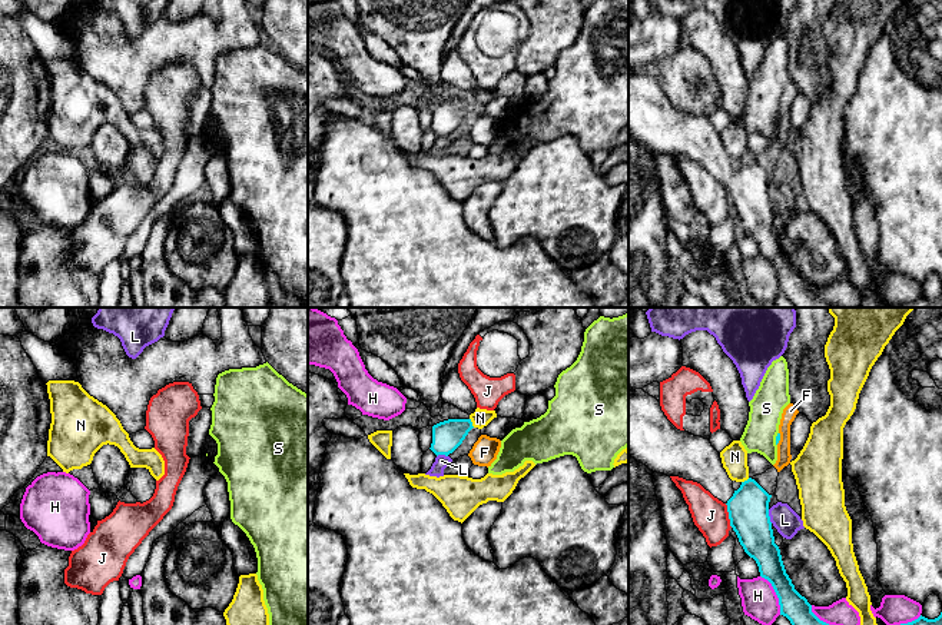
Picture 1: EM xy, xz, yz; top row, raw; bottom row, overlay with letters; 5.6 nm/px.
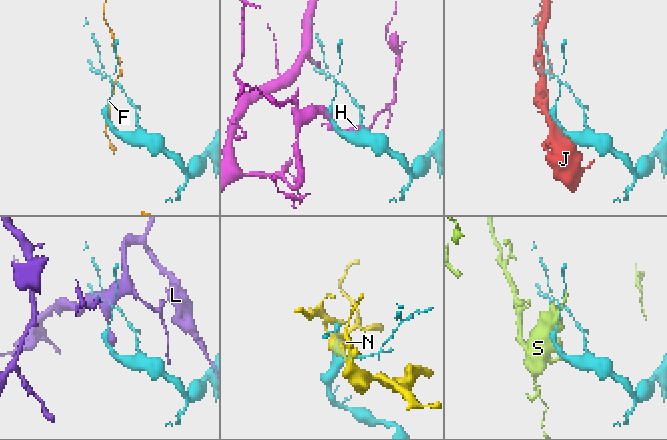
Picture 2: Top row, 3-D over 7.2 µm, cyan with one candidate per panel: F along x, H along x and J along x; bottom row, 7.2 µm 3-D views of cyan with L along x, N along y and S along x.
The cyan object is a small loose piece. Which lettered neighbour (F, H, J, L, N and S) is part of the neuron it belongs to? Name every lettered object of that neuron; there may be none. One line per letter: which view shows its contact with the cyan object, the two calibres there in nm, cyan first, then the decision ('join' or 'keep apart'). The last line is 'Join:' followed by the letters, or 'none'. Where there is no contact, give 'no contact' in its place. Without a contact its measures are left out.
F: yz | 30/80 nm | keep apart
H: yz | 160/200 nm | keep apart
J: yz | 220/200 nm | keep apart
L: yz | 220/150 nm | keep apart
N: xz | 170/100 nm | keep apart
S: yz | 30/190 nm | keep apart
Join: none

